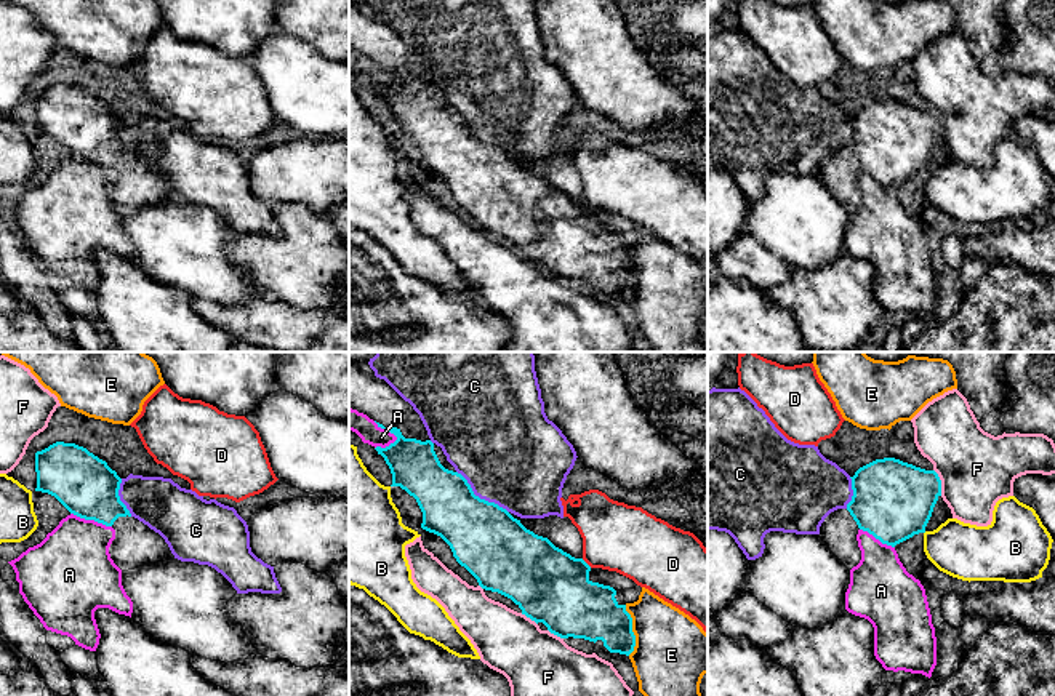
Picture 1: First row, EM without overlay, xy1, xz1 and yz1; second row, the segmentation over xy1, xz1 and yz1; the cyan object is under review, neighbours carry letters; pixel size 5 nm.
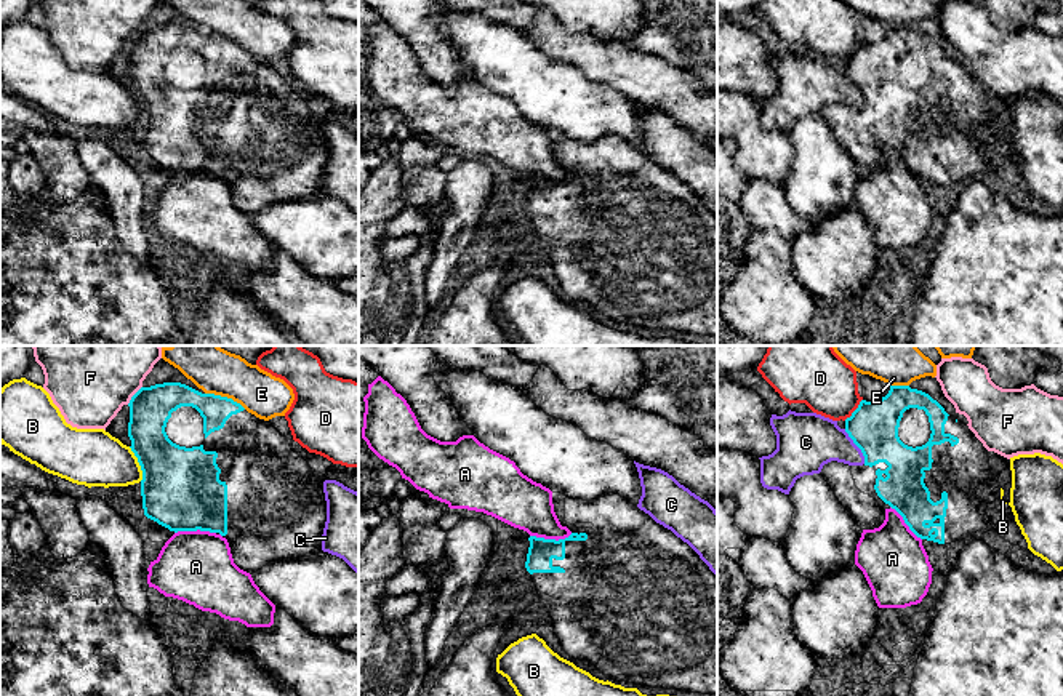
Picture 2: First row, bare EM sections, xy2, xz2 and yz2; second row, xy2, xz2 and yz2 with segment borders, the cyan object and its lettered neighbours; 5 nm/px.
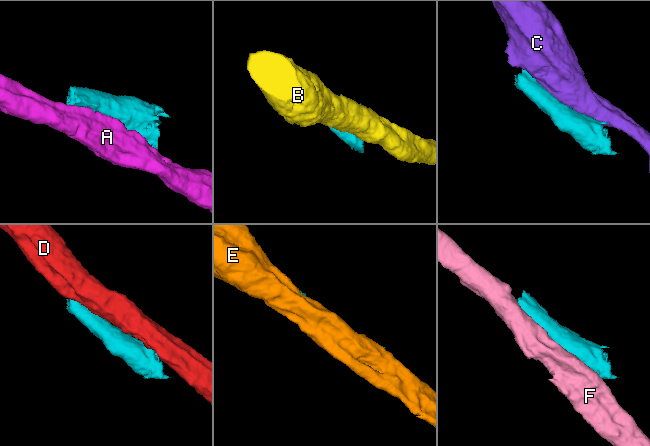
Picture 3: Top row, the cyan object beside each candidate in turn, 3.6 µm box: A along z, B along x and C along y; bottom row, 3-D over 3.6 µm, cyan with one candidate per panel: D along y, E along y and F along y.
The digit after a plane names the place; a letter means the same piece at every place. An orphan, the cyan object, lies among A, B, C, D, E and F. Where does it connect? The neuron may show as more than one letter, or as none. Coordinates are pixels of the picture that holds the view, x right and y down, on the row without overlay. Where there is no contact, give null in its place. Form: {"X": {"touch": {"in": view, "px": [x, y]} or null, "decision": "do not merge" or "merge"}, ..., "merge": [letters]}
{"A": {"touch": {"in": "xz1", "px": [386, 71]}, "decision": "do not merge"}, "B": {"touch": {"in": "xy2", "px": [140, 106]}, "decision": "do not merge"}, "C": {"touch": {"in": "xz1", "px": [479, 140]}, "decision": "do not merge"}, "D": {"touch": {"in": "yz2", "px": [855, 52]}, "decision": "do not merge"}, "E": {"touch": {"in": "xz1", "px": [631, 272]}, "decision": "do not merge"}, "F": {"touch": {"in": "yz1", "px": [940, 124]}, "decision": "do not merge"}, "merge": []}

